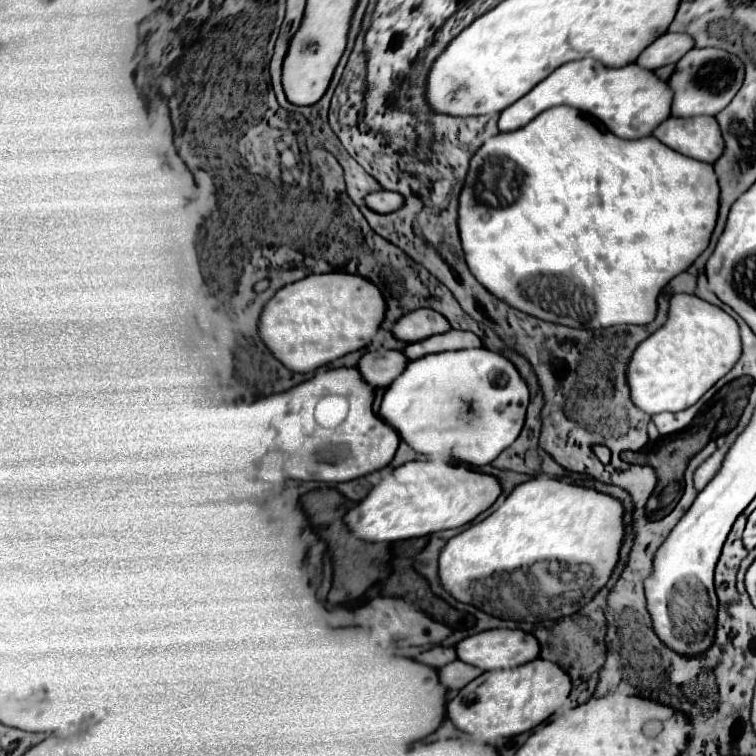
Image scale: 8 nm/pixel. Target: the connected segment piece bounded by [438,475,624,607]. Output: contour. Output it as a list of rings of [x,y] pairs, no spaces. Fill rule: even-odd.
[[[546,475],[534,477],[530,481],[524,481],[512,489],[512,493],[506,497],[506,501],[486,519],[480,523],[470,525],[462,533],[454,535],[446,541],[438,555],[438,579],[446,593],[450,593],[456,601],[478,605],[482,607],[482,601],[486,601],[486,593],[482,593],[482,585],[494,577],[494,573],[514,573],[514,569],[530,569],[534,563],[546,563],[546,561],[562,561],[566,565],[590,565],[592,573],[586,581],[586,585],[570,581],[570,587],[578,585],[578,597],[594,597],[600,587],[606,585],[616,561],[618,561],[618,549],[624,537],[622,527],[622,505],[604,493],[598,493],[594,489],[576,487],[570,483],[562,483],[556,479],[550,479]]]

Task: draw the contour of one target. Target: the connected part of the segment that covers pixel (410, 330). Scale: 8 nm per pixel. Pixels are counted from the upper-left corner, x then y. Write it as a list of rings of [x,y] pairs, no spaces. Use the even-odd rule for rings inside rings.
[[[416,309],[408,313],[406,317],[400,317],[392,325],[390,331],[396,339],[414,343],[414,341],[422,341],[432,335],[438,335],[438,333],[446,333],[448,329],[450,329],[448,321],[434,309]]]

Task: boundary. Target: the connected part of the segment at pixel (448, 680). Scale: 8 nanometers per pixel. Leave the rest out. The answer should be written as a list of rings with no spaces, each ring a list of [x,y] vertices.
[[[452,661],[450,665],[444,665],[442,669],[438,669],[438,677],[440,677],[440,683],[446,687],[446,689],[462,689],[466,683],[470,683],[472,679],[476,679],[482,671],[472,667],[472,665],[466,665],[462,661]]]

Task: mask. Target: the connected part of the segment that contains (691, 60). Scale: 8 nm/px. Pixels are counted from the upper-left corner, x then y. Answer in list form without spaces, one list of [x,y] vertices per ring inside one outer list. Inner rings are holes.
[[[690,49],[674,67],[674,73],[670,75],[670,89],[674,93],[672,99],[672,117],[694,117],[694,115],[716,115],[720,113],[738,93],[744,81],[744,65],[742,61],[724,51],[724,49]],[[690,77],[690,87],[688,87]]]

